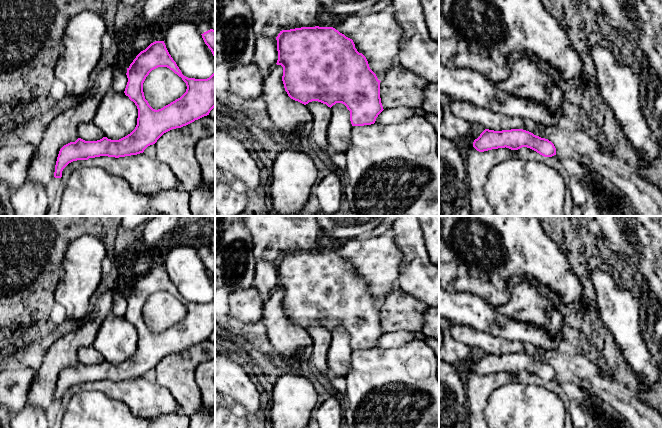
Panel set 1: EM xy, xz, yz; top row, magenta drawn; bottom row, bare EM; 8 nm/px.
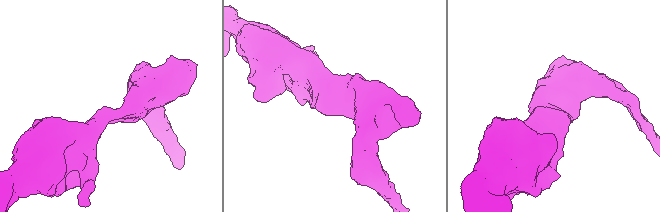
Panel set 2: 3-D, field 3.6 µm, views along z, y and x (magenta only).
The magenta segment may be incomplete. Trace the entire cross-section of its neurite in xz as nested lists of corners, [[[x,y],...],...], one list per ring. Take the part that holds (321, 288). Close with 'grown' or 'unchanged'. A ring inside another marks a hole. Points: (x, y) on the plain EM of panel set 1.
[[[301,251],[282,254],[276,261],[278,284],[283,291],[282,305],[288,320],[304,329],[318,325],[332,331],[336,327],[344,328],[350,335],[352,350],[374,348],[378,339],[384,334],[380,322],[380,304],[370,293],[366,281],[357,275],[352,263],[346,261],[333,251]]]; unchanged

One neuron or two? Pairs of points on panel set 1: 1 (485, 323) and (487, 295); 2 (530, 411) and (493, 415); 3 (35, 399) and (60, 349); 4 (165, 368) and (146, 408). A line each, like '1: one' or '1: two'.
1: two
2: one
3: one
4: two

